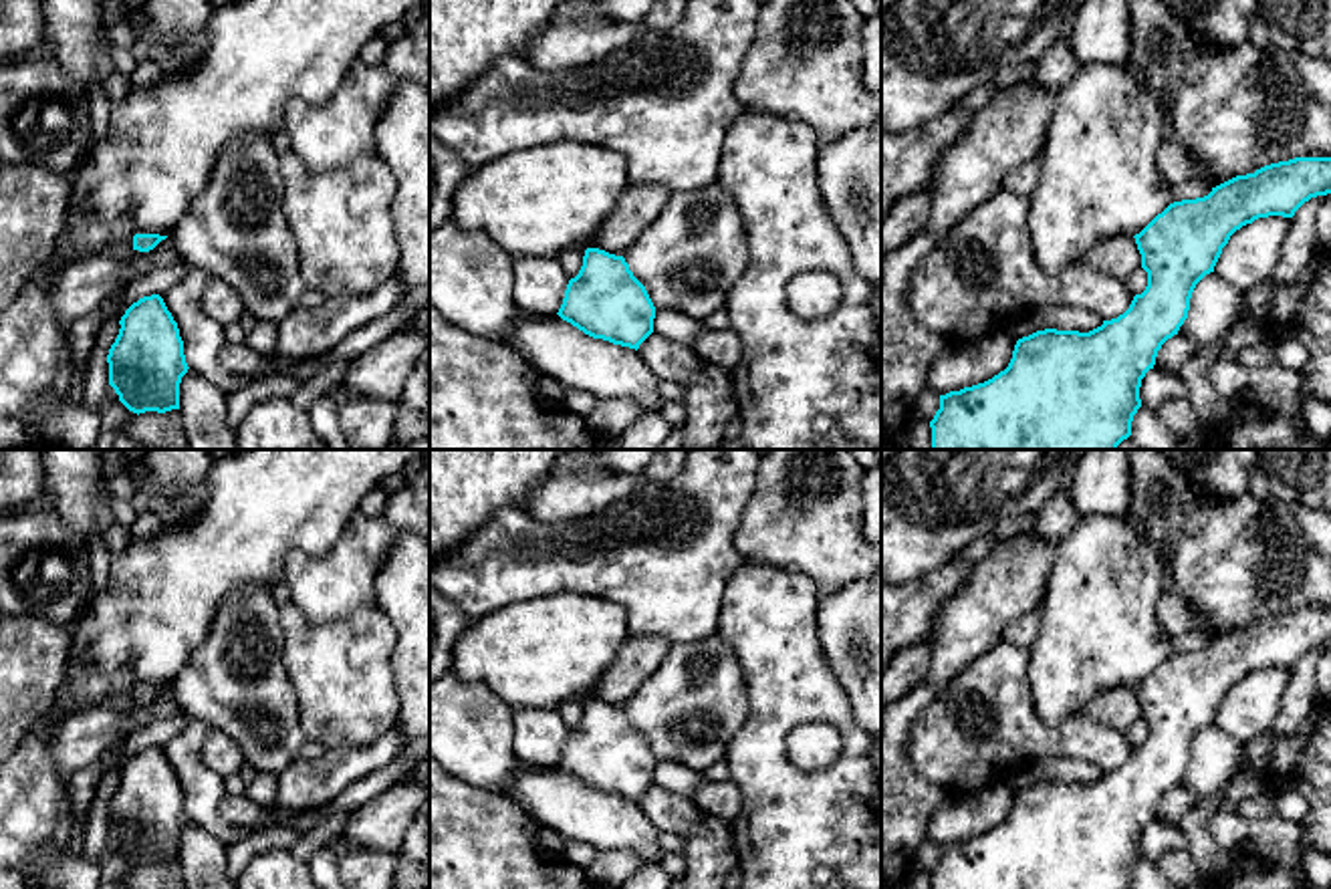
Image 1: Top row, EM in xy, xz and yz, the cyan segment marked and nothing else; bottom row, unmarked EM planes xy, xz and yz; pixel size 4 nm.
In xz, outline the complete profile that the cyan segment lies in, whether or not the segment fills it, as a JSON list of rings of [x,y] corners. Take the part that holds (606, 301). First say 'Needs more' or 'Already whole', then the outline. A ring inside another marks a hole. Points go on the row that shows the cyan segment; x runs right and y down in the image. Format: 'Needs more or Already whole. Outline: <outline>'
Already whole. Outline: [[[587,248],[557,314],[593,339],[637,351],[653,333],[655,306],[623,256]]]

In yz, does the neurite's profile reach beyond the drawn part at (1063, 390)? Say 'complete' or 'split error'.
complete

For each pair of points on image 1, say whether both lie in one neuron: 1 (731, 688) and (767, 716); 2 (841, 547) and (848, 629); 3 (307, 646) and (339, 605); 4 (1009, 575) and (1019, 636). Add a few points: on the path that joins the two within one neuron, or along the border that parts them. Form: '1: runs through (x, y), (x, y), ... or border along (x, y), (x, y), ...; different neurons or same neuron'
1: border along (737, 656), (745, 676), (747, 720), (727, 744); different neurons
2: border along (860, 579), (845, 581), (819, 597); different neurons
3: border along (291, 601), (317, 621), (343, 621), (370, 605); different neurons
4: border along (1037, 609), (1029, 609), (1013, 619), (1001, 638); different neurons

